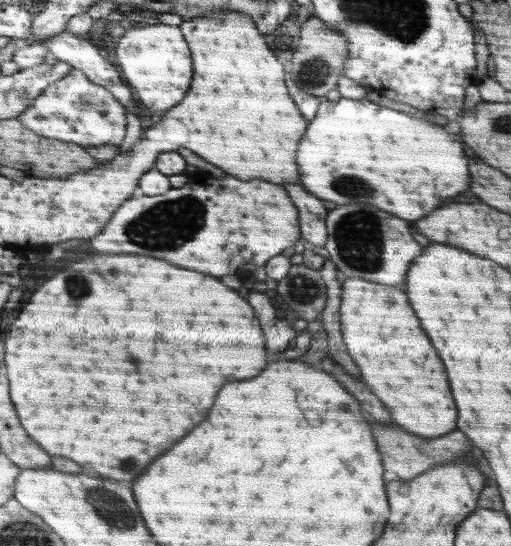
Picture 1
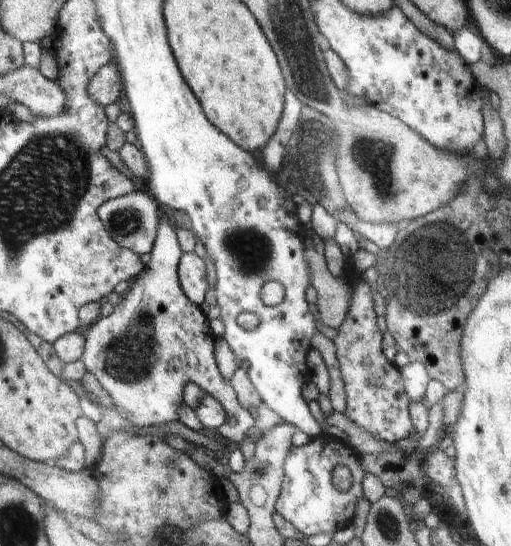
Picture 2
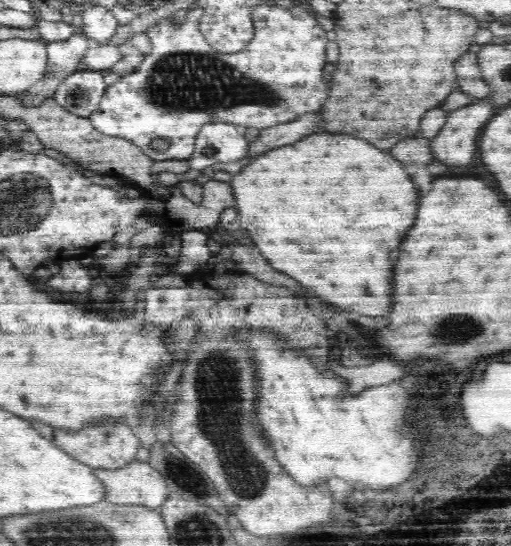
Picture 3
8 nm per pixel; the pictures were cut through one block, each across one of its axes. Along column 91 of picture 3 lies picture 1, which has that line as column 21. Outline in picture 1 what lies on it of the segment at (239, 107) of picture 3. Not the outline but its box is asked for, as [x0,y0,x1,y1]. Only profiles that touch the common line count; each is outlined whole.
[18,69,127,148]

